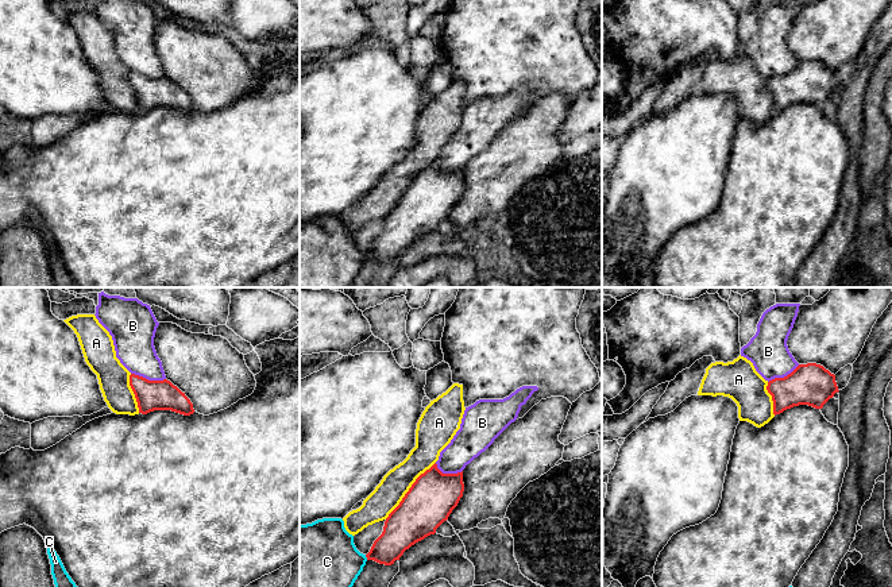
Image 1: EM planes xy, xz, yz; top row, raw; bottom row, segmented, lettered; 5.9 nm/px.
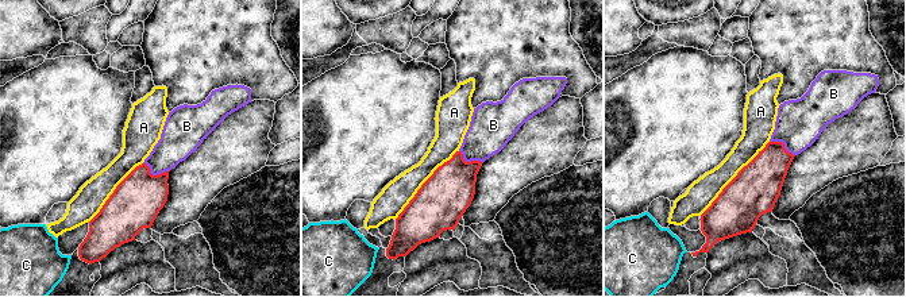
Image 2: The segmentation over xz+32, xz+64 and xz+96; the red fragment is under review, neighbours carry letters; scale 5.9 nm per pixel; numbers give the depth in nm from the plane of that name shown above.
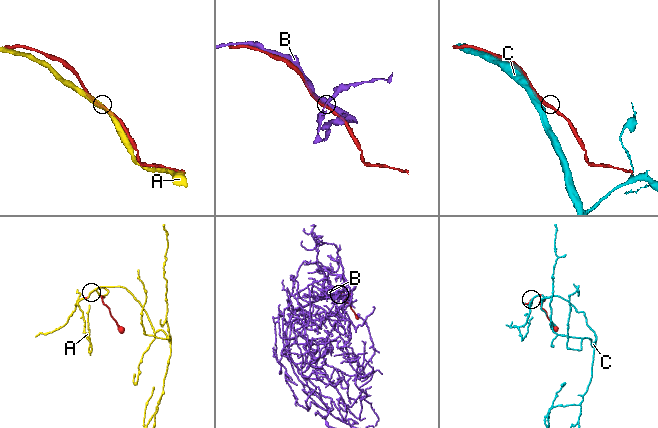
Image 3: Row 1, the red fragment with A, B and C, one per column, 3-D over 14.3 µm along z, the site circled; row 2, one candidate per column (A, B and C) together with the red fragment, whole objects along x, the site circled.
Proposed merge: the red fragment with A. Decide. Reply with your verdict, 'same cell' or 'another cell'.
same cell

